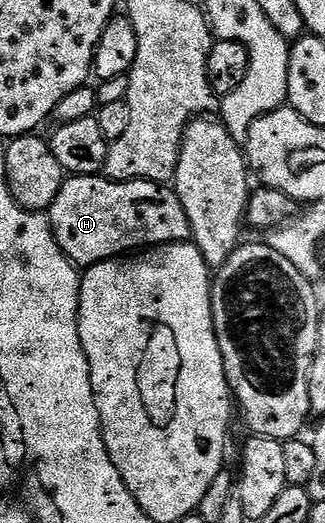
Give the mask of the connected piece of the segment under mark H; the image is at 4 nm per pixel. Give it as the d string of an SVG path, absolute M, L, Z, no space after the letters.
M103 174L68 175L49 210L49 219L57 246L61 246L63 253L80 270L89 269L106 260L123 258L140 250L191 240L191 227L189 218L185 218L185 206L181 206L177 194L170 187L155 184L152 180L108 180Z

